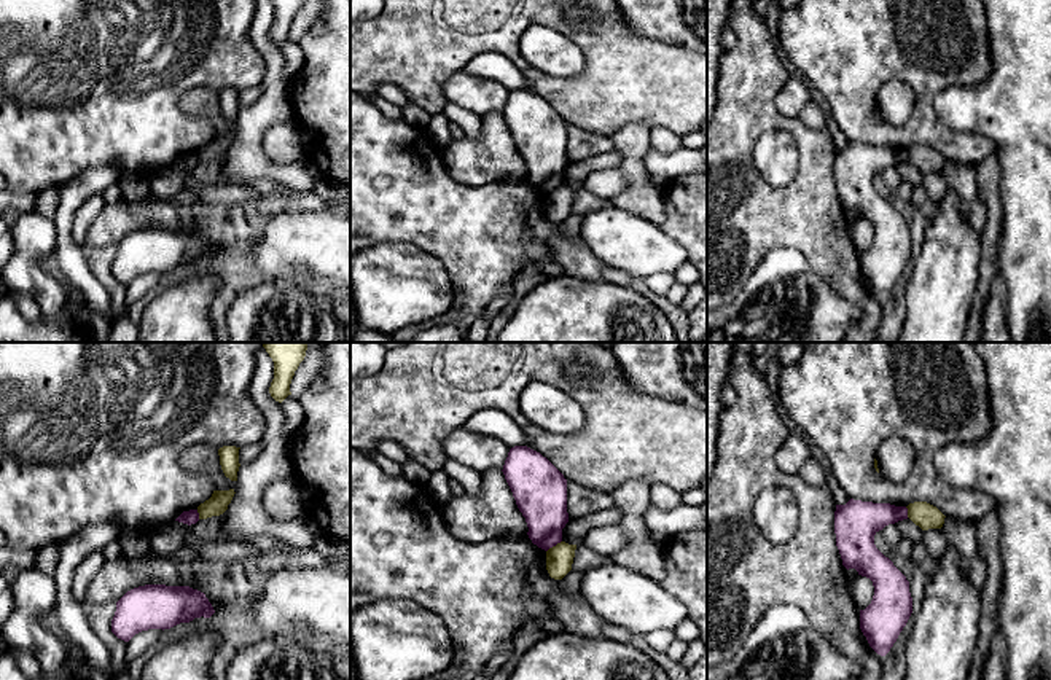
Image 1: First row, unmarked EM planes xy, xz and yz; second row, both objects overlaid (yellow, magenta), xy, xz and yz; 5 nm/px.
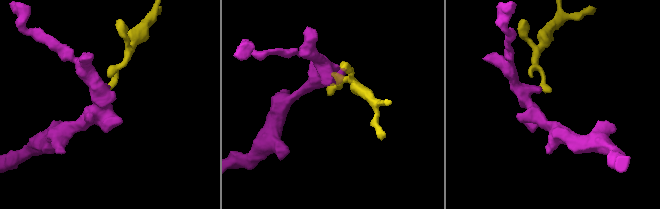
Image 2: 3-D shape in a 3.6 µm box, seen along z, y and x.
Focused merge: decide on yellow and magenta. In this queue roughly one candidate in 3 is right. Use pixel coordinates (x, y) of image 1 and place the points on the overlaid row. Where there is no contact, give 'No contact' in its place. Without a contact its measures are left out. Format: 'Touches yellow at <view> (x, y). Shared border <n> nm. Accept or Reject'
Touches yellow at xz (553, 547). Shared border 100 nm. Reject

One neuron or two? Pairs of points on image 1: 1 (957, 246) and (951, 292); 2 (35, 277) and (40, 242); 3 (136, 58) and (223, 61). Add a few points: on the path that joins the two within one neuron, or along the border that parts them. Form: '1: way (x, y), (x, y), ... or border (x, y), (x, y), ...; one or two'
1: way (951, 257), (951, 281); one
2: way (32, 269), (32, 250); one
3: way (158, 58), (201, 58); one

